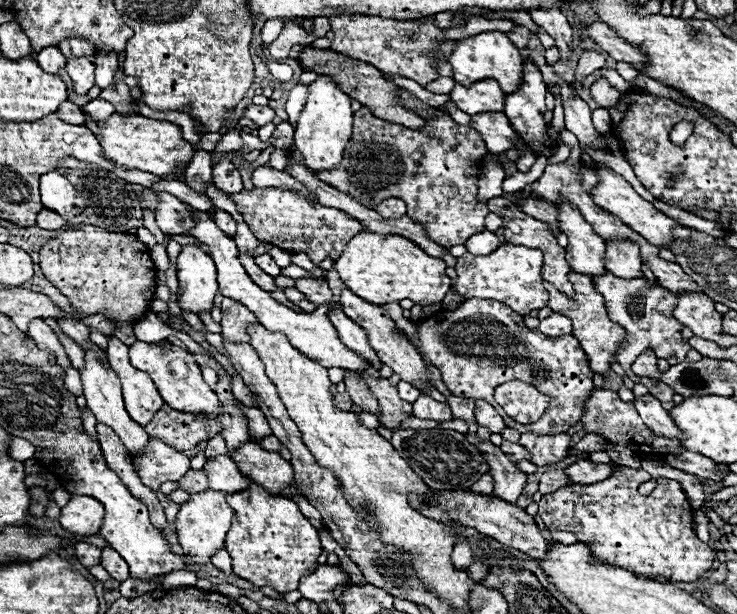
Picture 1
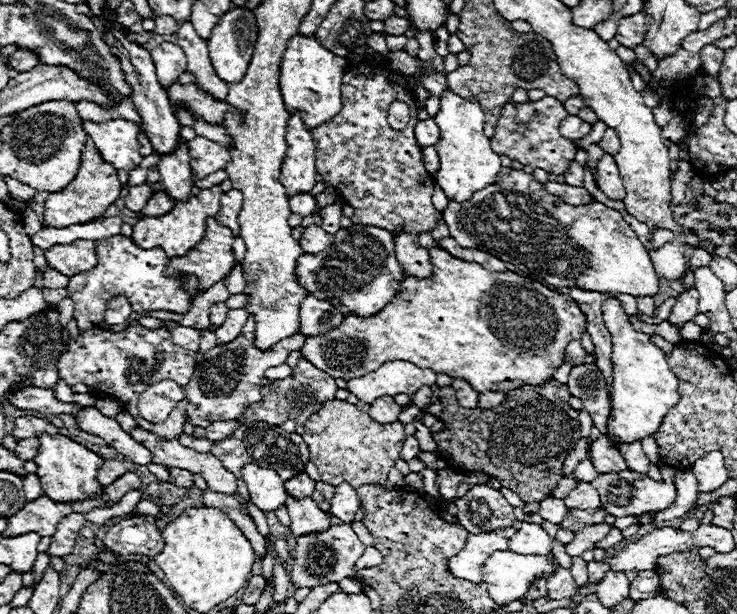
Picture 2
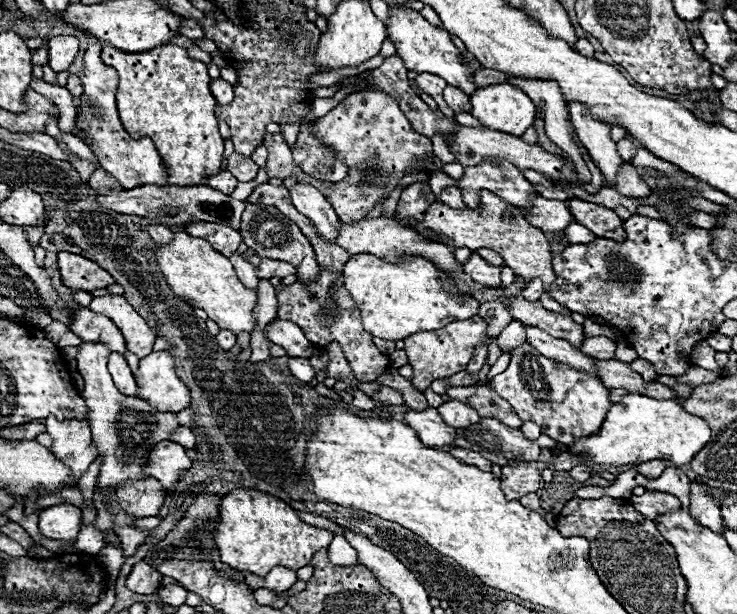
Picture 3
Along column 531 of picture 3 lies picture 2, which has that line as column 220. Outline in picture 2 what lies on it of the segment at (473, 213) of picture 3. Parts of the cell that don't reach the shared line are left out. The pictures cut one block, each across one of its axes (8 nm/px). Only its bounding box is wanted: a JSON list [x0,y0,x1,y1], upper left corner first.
[168,218,234,294]

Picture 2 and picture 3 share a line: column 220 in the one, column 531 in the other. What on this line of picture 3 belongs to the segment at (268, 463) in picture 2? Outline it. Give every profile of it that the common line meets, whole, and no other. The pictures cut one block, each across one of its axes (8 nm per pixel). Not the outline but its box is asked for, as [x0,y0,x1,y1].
[454,418,540,466]

